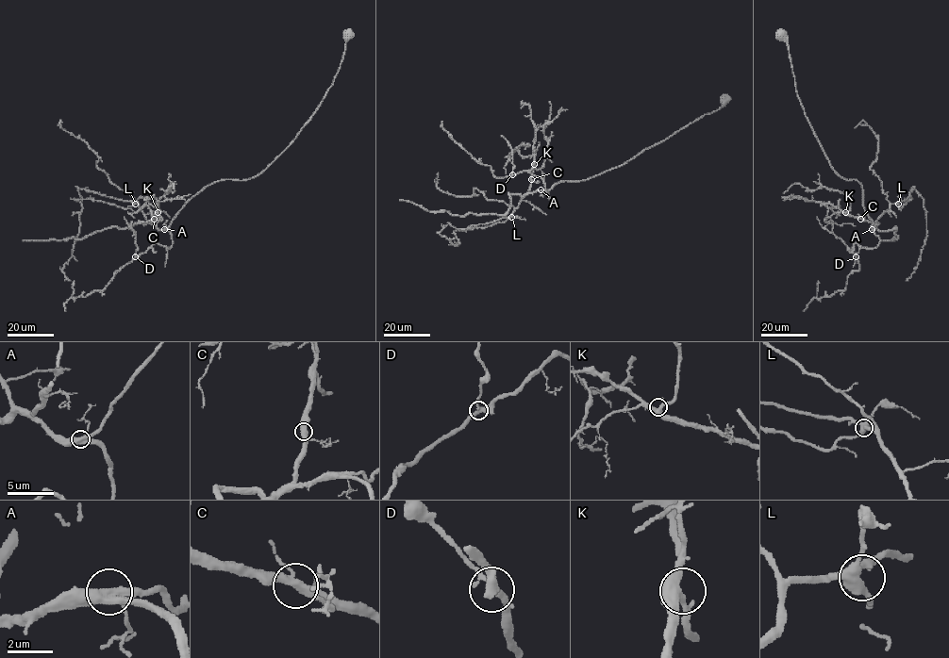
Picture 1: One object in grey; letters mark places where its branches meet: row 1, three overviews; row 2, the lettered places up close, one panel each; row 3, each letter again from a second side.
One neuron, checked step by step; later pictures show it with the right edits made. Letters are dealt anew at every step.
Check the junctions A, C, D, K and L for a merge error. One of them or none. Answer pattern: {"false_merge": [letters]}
{"false_merge": []}

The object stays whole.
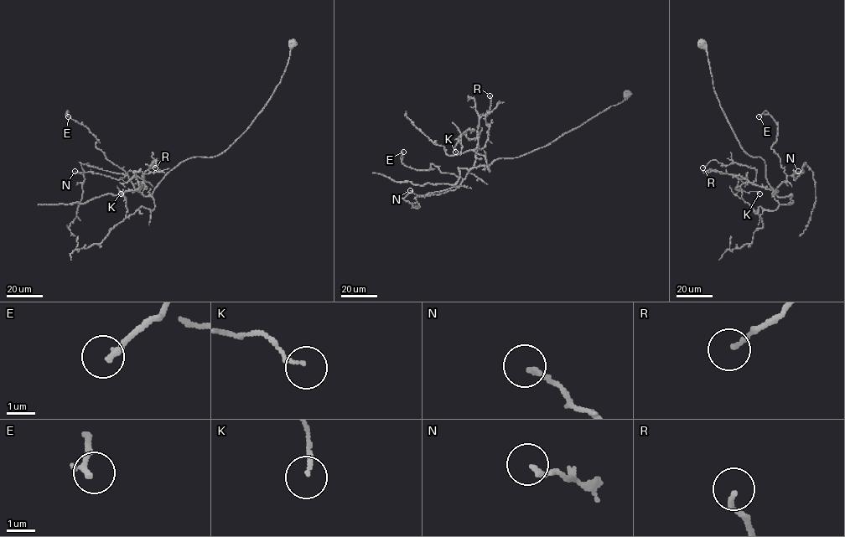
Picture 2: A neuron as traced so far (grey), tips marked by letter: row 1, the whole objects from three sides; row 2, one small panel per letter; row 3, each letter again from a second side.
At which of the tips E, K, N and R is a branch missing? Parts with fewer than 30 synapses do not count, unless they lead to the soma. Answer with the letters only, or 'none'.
none

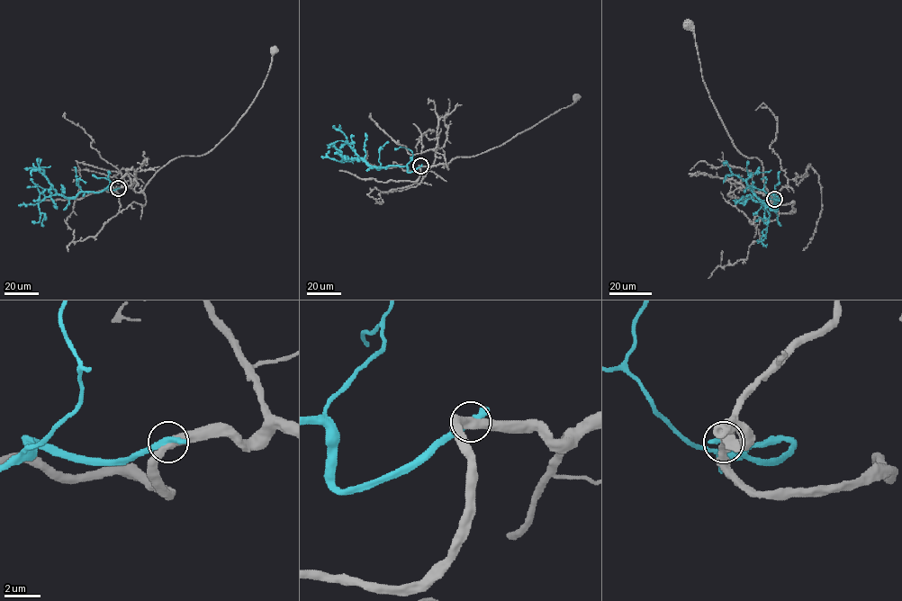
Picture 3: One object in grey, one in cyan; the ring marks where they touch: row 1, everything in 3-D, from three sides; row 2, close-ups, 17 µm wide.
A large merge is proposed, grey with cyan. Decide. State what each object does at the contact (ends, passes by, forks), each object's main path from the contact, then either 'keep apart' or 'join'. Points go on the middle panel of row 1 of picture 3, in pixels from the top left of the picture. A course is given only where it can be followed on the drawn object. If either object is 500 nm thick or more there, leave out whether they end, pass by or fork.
grey passes by; cyan ends; course grey (420, 165), (429, 167), (447, 165), (456, 157), (474, 156), (501, 145), (571, 105), (576, 97); course cyan (420, 165), (409, 173), (406, 165), (371, 166), (345, 143), (338, 154), (353, 163); keep apart

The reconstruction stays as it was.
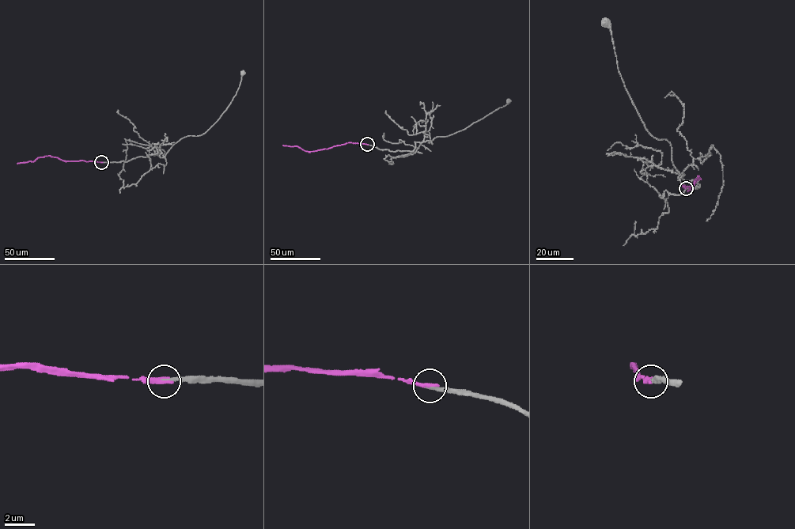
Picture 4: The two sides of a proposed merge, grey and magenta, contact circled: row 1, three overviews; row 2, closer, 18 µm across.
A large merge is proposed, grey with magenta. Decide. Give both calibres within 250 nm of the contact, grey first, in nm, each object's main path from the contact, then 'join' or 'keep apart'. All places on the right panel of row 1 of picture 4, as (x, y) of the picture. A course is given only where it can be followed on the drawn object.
280 nm thick on the grey side, 320 nm on the other; grey runs (686, 188), (698, 187), (698, 179), (679, 179), (670, 144), (645, 128), (604, 21); magenta runs (686, 188), (683, 185), (690, 187), (698, 176), (687, 190); join

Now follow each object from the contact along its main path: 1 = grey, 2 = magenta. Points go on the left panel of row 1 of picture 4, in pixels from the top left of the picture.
1: (101, 162), (127, 161), (152, 155), (164, 157), (182, 138), (202, 134), (229, 104), (242, 73)
2: (101, 162), (66, 161), (47, 156), (32, 161), (17, 163)

